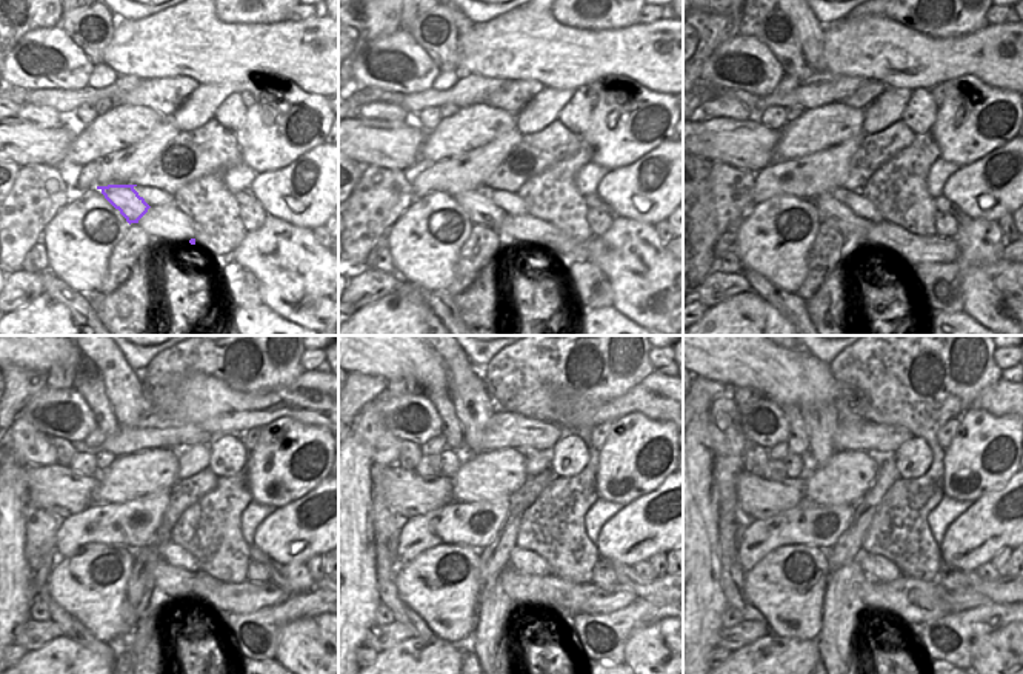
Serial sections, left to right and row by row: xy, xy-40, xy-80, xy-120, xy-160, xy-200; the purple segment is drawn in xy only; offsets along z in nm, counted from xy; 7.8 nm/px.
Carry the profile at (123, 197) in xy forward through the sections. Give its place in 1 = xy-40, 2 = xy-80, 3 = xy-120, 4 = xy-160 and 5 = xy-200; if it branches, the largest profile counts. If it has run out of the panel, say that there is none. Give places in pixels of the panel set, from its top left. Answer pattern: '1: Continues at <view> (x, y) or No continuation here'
1: Continues at xy-40 (480, 208)
2: Continues at xy-80 (856, 230)
3: Continues at xy-120 (177, 583)
4: Continues at xy-160 (522, 588)
5: Continues at xy-200 (925, 607)

